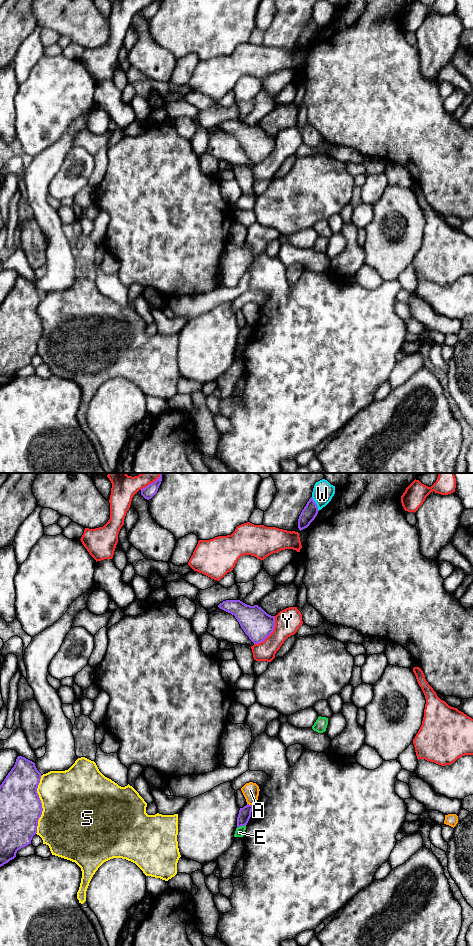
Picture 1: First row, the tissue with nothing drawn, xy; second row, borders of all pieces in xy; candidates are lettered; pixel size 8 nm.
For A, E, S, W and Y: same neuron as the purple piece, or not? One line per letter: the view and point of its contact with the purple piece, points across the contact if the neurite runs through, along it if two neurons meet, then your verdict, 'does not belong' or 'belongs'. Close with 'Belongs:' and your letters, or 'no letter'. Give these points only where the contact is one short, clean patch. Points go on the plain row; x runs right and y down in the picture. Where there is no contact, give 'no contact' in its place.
A: contact xy (250, 325); does not belong
E: contact xy (241, 345); border xy (245, 344), (237, 348); does not belong
S: contact xy (41, 324); does not belong
W: contact xy (316, 24); does not belong
Y: contact xy (270, 153); does not belong
Belongs: no letter

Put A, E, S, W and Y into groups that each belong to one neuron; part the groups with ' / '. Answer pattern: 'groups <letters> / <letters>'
groups A / E / S / W / Y

